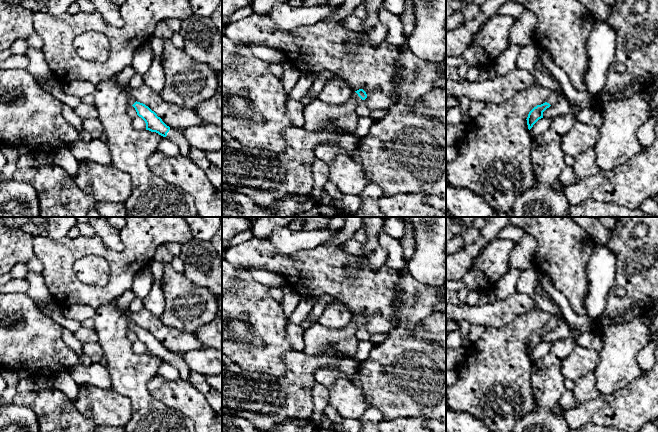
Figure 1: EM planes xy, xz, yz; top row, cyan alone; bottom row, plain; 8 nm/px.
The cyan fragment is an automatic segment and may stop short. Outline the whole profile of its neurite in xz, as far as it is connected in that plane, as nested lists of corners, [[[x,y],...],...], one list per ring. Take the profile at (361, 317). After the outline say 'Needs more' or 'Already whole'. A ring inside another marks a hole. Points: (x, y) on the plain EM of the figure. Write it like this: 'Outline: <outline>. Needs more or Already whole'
Outline: [[[363,313],[353,316],[351,323],[344,329],[329,329],[315,322],[305,330],[303,351],[308,355],[315,356],[333,350],[337,356],[342,358],[354,358],[358,348],[355,331],[366,322],[367,318]]]. Needs more

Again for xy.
Outline: [[[130,289],[124,292],[118,299],[120,308],[128,313],[129,316],[128,329],[132,329],[135,332],[137,339],[145,345],[146,354],[149,354],[151,356],[156,356],[159,359],[168,362],[170,365],[172,365],[178,370],[181,379],[187,380],[191,371],[182,357],[182,352],[178,352],[178,351],[170,352],[148,330],[146,330],[143,327],[137,326],[131,320],[131,312],[129,308],[134,298],[135,298],[135,294]]]. Needs more

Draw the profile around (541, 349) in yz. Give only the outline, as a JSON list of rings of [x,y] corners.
[[[541,342],[539,343],[533,351],[529,354],[530,360],[532,363],[541,361],[543,357],[548,353],[552,346],[552,342]]]

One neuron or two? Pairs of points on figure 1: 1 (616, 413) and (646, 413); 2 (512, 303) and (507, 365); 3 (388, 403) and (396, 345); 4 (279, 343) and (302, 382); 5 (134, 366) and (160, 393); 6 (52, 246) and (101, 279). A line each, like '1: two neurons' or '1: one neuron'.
1: one neuron
2: two neurons
3: one neuron
4: two neurons
5: two neurons
6: two neurons

